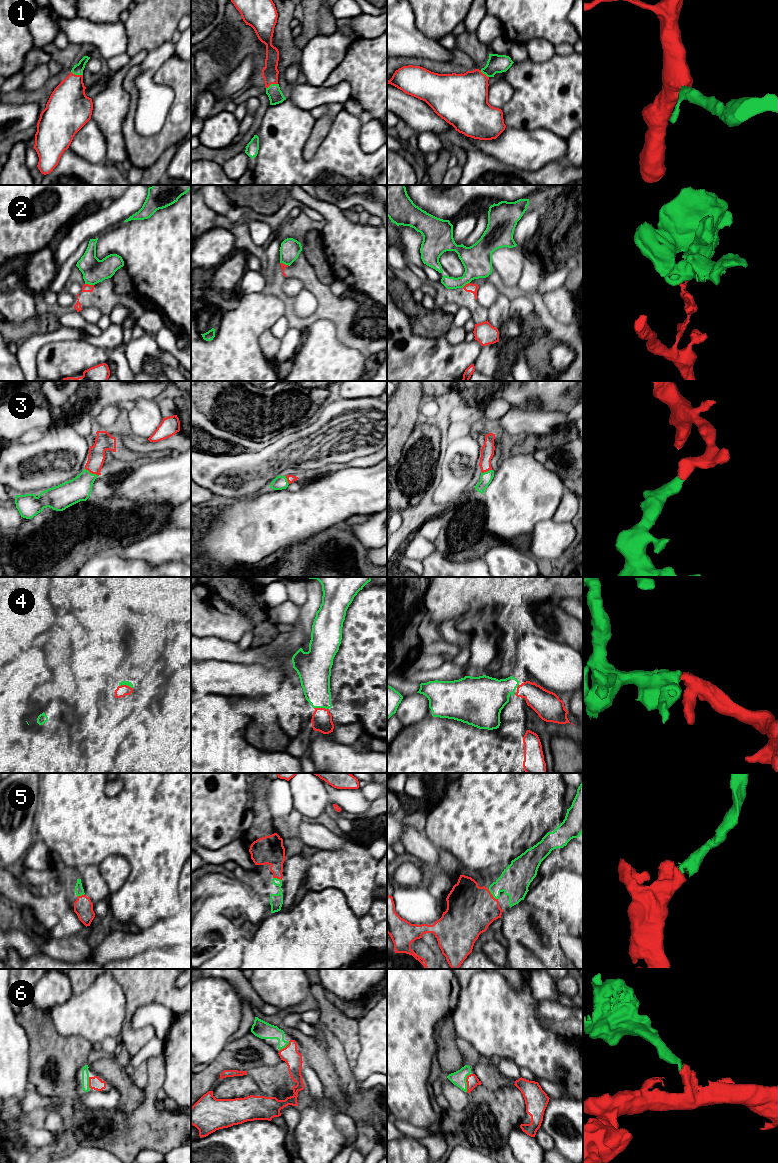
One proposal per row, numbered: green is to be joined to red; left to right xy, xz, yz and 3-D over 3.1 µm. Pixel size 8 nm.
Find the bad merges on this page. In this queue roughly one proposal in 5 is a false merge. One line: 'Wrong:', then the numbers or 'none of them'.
Wrong: 2

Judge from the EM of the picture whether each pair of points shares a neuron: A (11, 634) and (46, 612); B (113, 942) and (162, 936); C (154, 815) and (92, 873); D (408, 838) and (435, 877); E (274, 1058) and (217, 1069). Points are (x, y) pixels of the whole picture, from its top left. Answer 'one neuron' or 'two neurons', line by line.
A: one neuron
B: one neuron
C: two neurons
D: one neuron
E: one neuron

